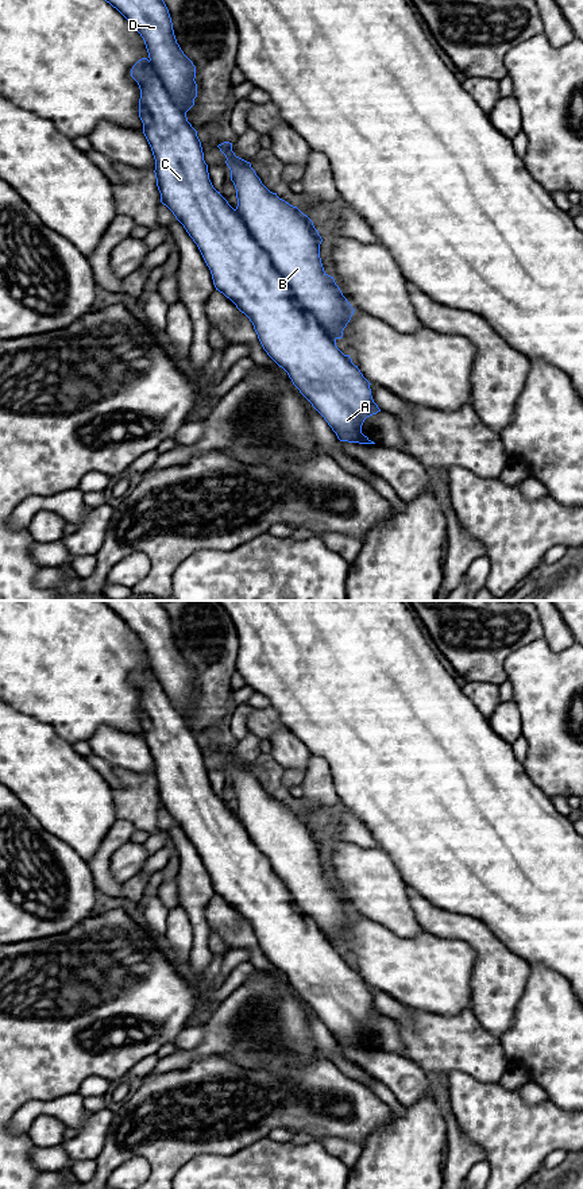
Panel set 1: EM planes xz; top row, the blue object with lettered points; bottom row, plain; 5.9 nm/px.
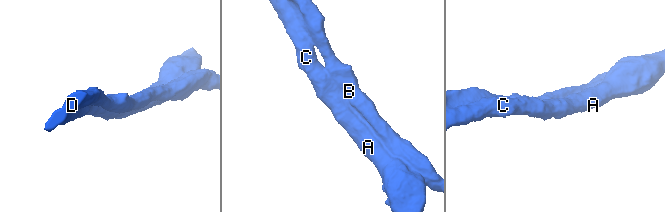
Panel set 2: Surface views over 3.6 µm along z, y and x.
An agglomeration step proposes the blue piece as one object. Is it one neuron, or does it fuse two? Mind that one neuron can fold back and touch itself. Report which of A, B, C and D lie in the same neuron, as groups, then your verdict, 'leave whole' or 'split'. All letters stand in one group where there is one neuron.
A B C D | leave whole

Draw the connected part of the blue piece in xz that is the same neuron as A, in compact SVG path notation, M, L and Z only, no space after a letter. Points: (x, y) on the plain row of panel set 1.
M163 601L100 602L140 638L148 657L147 663L132 671L131 682L140 694L139 722L155 764L161 807L197 849L216 895L250 923L263 954L287 977L337 1043L375 1049L362 1038L364 1024L381 1016L372 1004L371 988L350 960L344 960L336 950L355 914L333 881L324 876L320 862L323 844L313 826L297 811L270 796L251 768L236 761L232 748L224 746L217 752L227 763L238 811L233 814L228 808L209 784L201 746L186 722L197 702L196 671L177 648Z

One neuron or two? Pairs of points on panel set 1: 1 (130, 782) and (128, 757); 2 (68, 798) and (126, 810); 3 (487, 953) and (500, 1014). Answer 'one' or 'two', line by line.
1: two
2: two
3: one

